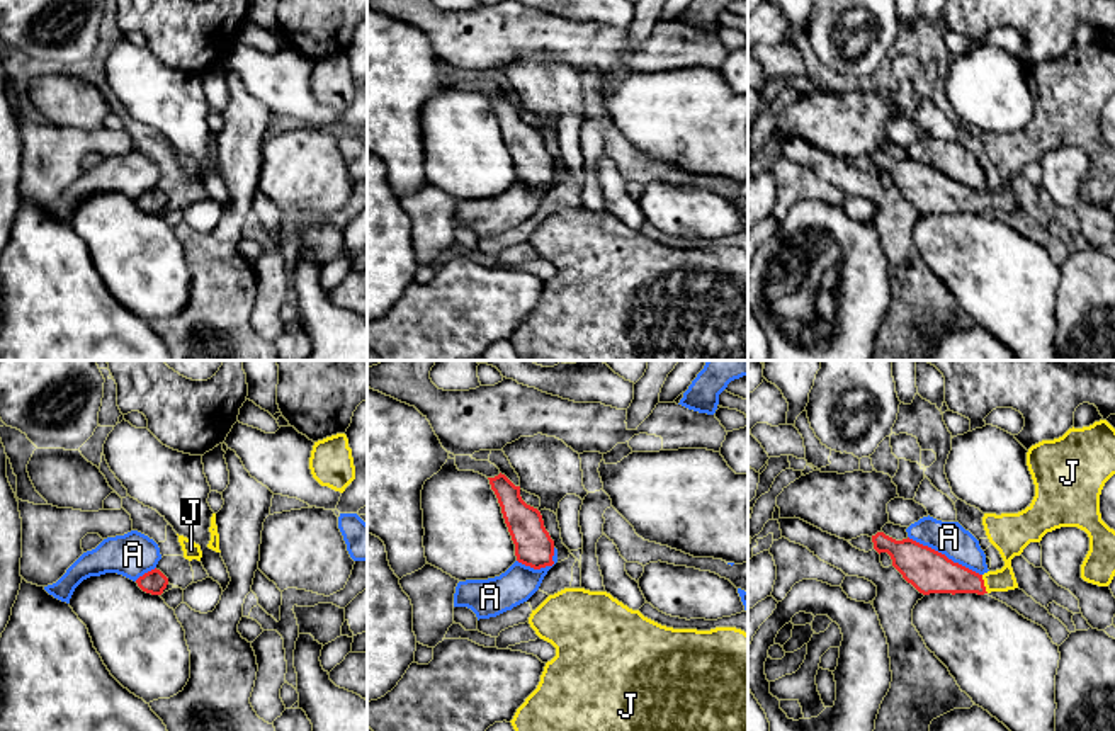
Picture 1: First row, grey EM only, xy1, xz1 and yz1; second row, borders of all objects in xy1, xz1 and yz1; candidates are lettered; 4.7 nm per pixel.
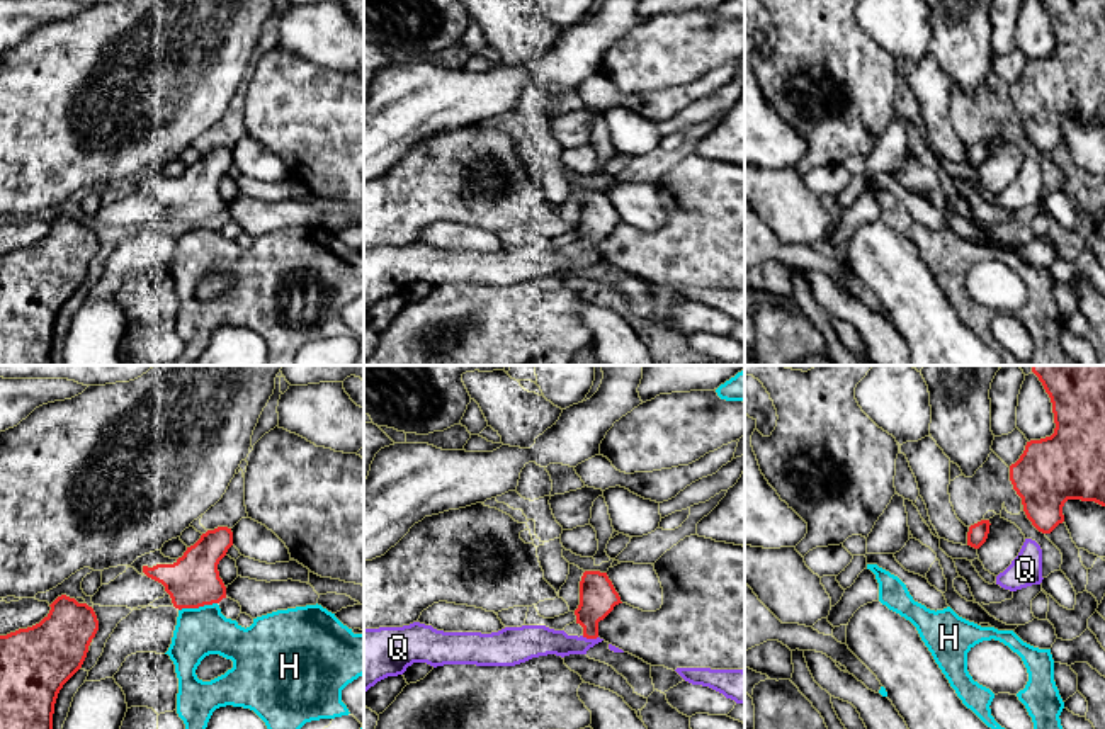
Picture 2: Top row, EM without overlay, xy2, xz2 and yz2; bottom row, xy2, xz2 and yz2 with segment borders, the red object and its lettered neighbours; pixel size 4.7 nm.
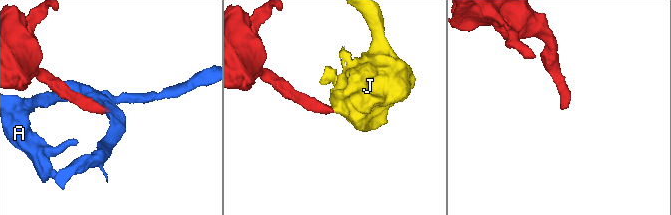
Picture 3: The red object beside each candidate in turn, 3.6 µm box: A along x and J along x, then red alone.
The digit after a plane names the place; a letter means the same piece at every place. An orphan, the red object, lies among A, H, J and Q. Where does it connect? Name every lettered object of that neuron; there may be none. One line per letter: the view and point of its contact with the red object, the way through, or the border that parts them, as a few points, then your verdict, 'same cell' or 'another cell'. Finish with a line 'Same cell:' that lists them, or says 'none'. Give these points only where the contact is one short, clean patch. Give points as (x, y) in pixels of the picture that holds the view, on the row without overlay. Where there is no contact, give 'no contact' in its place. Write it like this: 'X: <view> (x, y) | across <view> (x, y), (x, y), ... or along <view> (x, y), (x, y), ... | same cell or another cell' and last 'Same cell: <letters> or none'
A: yz1 (944, 174) | along yz1 (908, 155), (981, 194) | another cell
H: xy2 (198, 226) | along xy2 (216, 221), (182, 226), (179, 230) | another cell
J: yz1 (983, 203) | across yz1 (932, 191), (983, 203), (1007, 187), (1008, 157) | same cell
Q: xz2 (590, 257) | another cell
Same cell: J

